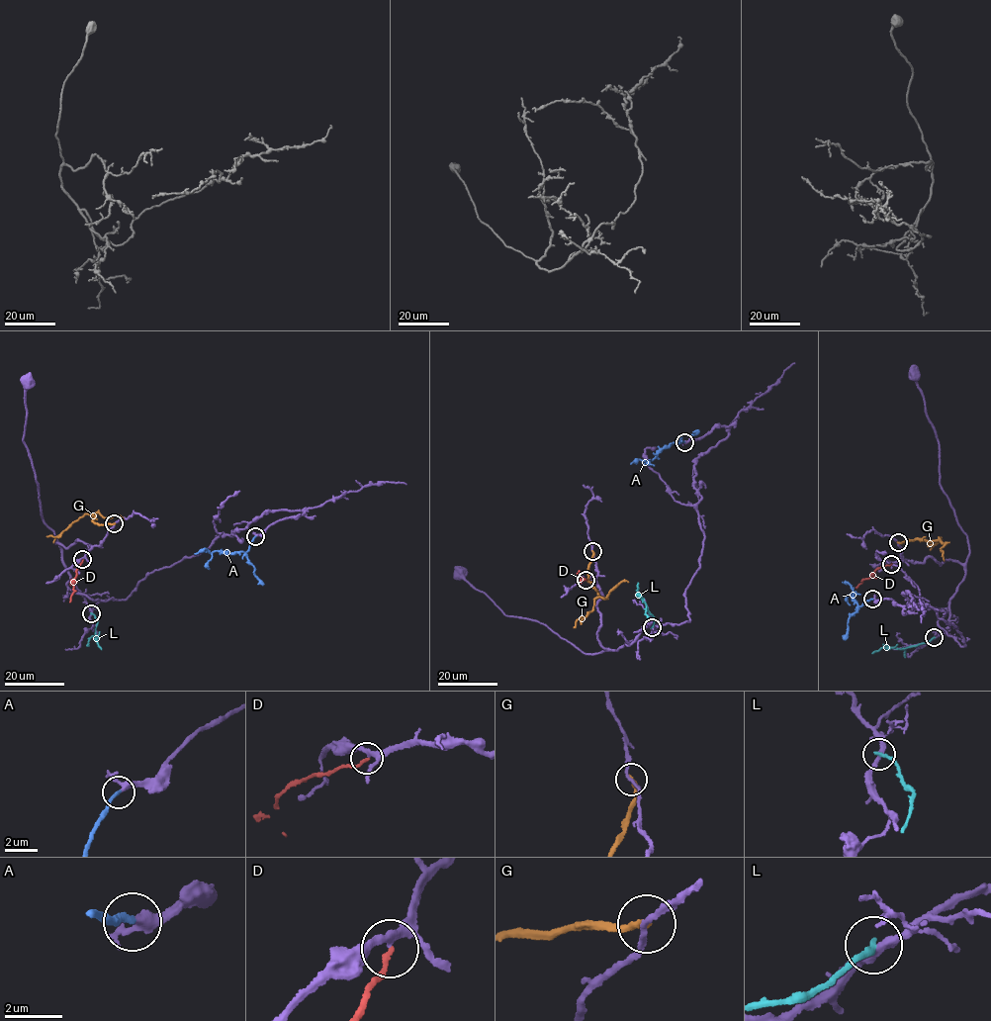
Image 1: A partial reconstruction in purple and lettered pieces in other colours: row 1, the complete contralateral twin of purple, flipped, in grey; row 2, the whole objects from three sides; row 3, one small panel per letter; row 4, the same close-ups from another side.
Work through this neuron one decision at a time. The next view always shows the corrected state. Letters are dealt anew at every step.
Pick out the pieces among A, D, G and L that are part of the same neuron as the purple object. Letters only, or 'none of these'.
A

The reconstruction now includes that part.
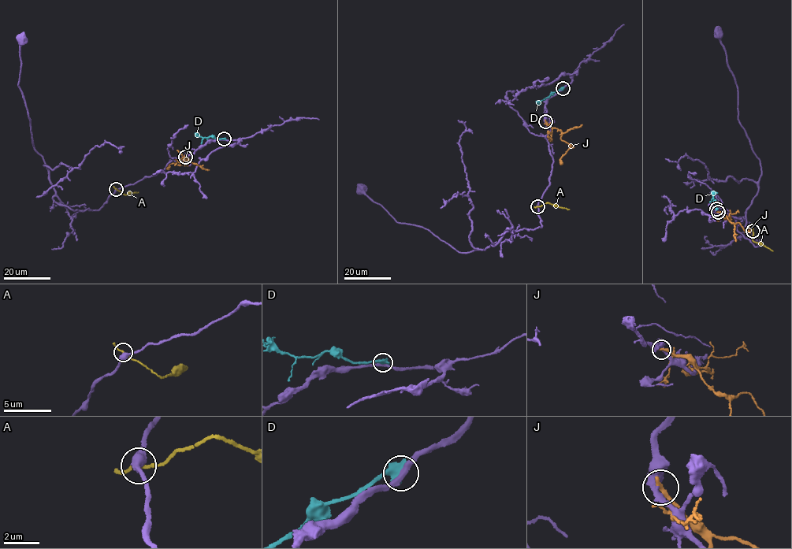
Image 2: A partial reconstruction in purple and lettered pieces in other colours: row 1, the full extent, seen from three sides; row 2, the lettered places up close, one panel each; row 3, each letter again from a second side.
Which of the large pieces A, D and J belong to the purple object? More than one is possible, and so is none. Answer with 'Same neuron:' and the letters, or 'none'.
Same neuron: none

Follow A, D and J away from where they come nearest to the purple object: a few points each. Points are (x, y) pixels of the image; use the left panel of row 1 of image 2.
A: (116, 189), (125, 194), (138, 192)
D: (224, 139), (202, 138), (195, 133)
J: (185, 157), (190, 161), (184, 159), (187, 164), (171, 164), (167, 169)

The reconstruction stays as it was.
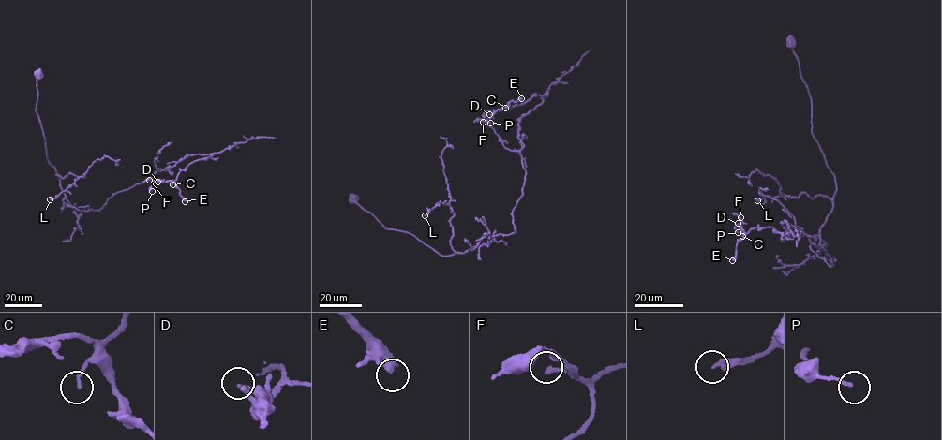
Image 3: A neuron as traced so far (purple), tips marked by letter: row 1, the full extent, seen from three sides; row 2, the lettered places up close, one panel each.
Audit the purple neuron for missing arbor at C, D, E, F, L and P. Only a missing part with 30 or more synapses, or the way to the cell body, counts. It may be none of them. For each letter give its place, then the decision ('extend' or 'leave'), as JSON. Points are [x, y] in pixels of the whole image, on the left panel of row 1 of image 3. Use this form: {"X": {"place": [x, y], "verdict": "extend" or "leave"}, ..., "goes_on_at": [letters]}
{"C": {"place": [172, 184], "verdict": "leave"}, "D": {"place": [157, 182], "verdict": "leave"}, "E": {"place": [185, 201], "verdict": "leave"}, "F": {"place": [149, 180], "verdict": "leave"}, "L": {"place": [50, 199], "verdict": "extend"}, "P": {"place": [152, 191], "verdict": "leave"}, "goes_on_at": ["L"]}

